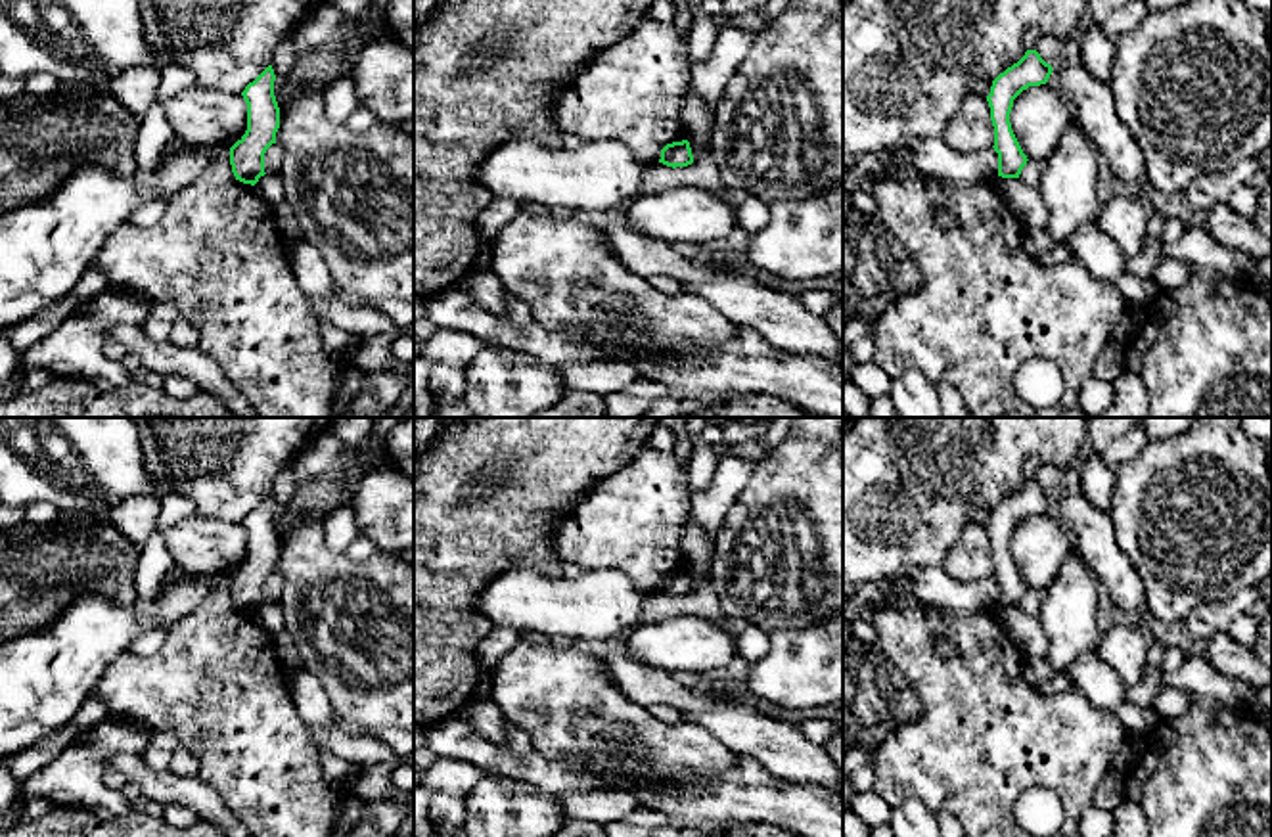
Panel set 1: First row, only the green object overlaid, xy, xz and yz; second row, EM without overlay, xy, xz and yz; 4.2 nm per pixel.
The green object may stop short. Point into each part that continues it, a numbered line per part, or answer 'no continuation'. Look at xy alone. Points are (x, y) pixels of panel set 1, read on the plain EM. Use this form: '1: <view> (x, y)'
no continuation

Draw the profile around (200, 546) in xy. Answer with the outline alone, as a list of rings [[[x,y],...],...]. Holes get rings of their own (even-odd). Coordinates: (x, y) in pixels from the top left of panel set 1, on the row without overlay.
[[[192,515],[165,532],[176,569],[188,575],[234,575],[247,559],[247,532],[241,523]]]

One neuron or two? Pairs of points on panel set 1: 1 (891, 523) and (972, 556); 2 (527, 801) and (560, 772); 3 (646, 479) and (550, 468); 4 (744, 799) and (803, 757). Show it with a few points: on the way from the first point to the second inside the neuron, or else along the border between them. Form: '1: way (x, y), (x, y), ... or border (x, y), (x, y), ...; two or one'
1: border (970, 523), (941, 565); two
2: border (525, 782), (552, 795); two
3: border (644, 449), (627, 464), (598, 479), (573, 504); two
4: border (738, 755), (757, 761), (780, 778), (818, 788); two

